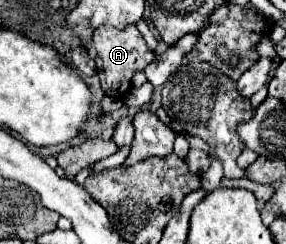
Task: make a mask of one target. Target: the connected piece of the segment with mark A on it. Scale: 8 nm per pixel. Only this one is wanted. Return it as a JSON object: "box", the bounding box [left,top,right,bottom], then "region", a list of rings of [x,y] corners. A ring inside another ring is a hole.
{"box":[92,25,154,99],"region":[[[102,25],[94,31],[92,35],[92,57],[96,61],[96,67],[98,67],[98,77],[100,77],[100,85],[104,89],[106,95],[114,97],[114,99],[122,99],[128,89],[132,87],[132,77],[142,71],[146,65],[150,65],[154,61],[154,51],[148,49],[142,33],[130,25],[130,27],[124,27],[124,29],[114,29],[110,25]]]}

